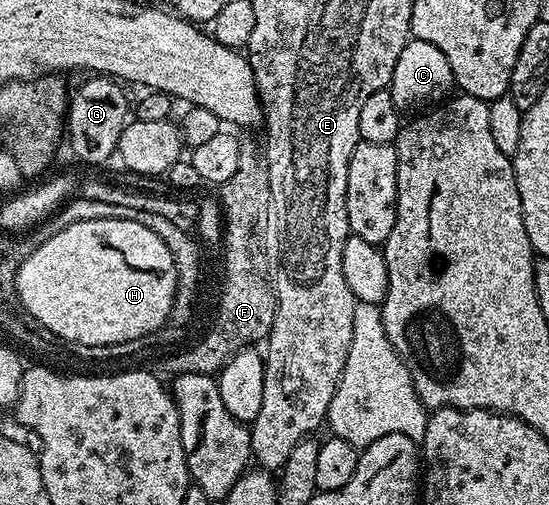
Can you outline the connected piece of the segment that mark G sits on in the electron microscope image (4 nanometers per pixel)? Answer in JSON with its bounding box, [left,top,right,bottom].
[65,74,129,164]

